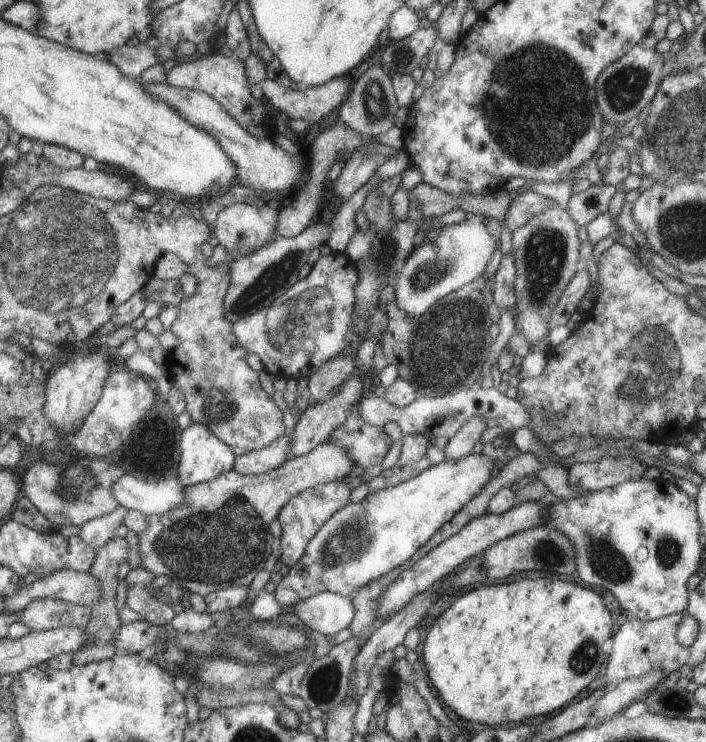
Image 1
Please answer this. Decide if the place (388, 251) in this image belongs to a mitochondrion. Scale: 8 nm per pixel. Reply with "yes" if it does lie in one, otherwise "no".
yes

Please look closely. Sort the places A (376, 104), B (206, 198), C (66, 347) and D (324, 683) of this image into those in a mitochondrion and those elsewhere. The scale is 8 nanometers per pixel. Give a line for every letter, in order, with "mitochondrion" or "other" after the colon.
A: mitochondrion
B: other
C: other
D: mitochondrion

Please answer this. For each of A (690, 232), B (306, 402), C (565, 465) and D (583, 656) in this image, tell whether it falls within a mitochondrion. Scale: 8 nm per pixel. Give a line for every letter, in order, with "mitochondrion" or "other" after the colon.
A: mitochondrion
B: other
C: other
D: mitochondrion

